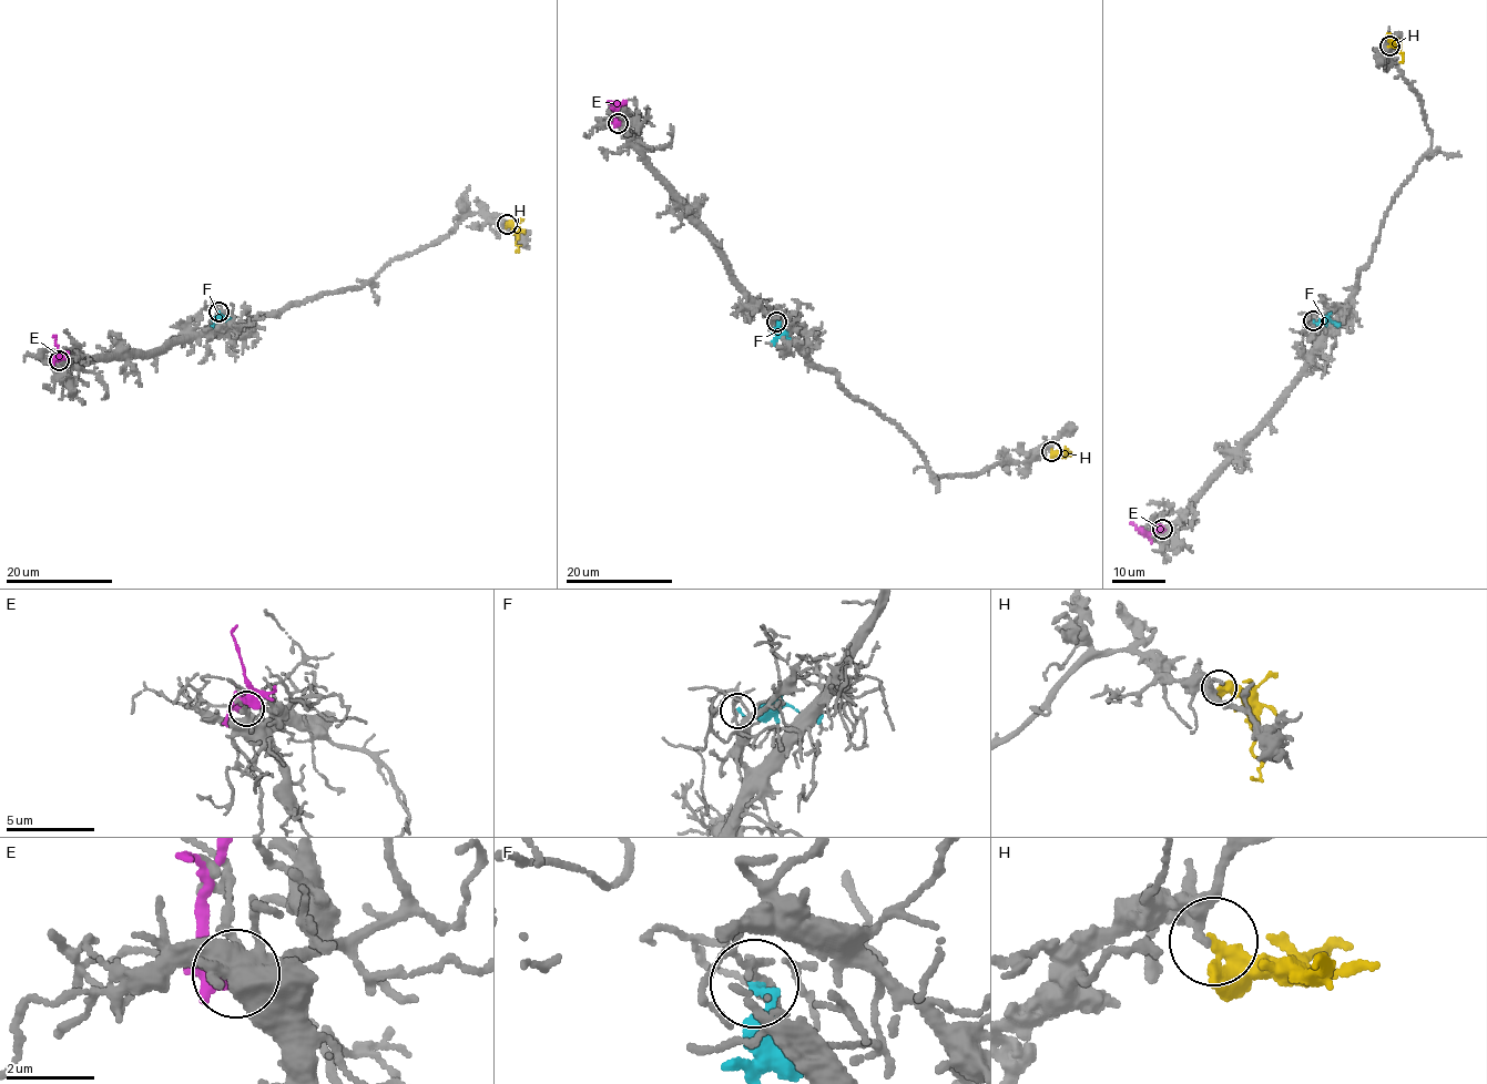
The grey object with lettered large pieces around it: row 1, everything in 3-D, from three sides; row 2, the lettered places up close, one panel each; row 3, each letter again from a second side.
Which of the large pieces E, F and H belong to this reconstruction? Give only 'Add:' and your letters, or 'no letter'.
Add: H

